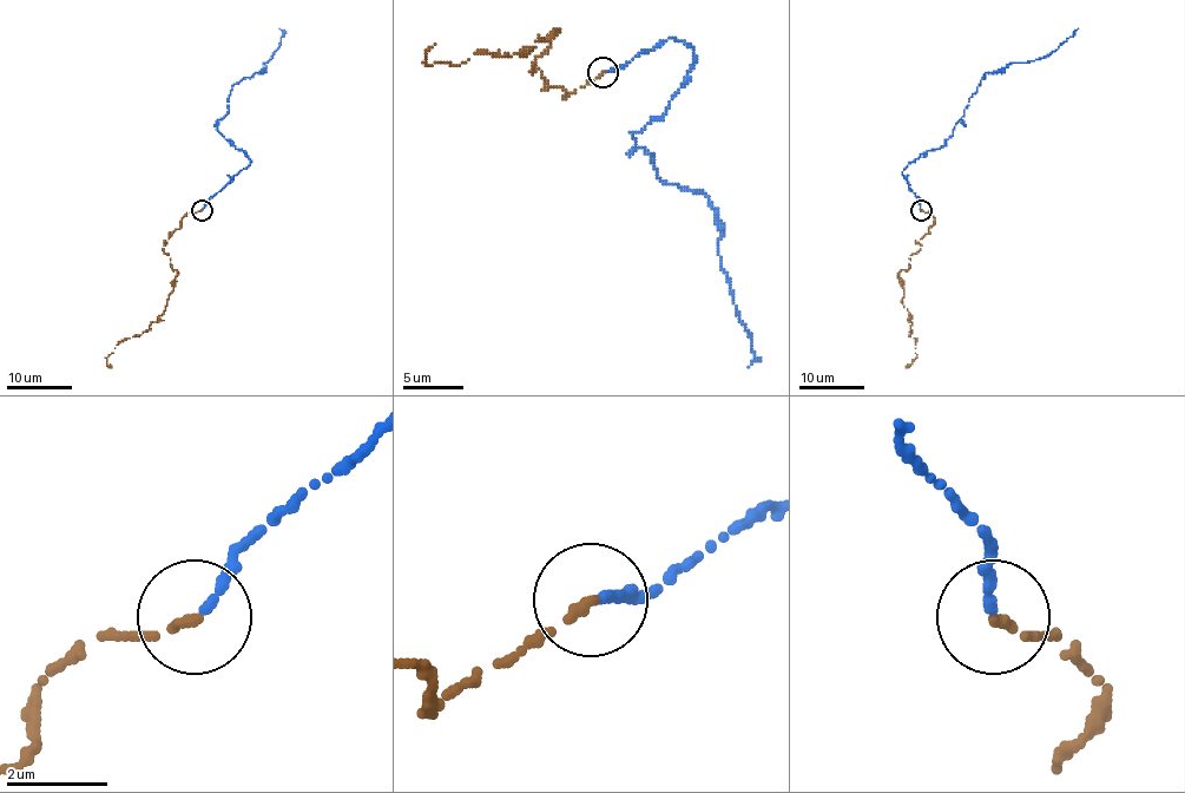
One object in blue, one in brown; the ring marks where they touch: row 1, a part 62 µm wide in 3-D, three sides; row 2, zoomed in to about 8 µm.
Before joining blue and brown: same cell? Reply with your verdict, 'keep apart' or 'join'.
join

